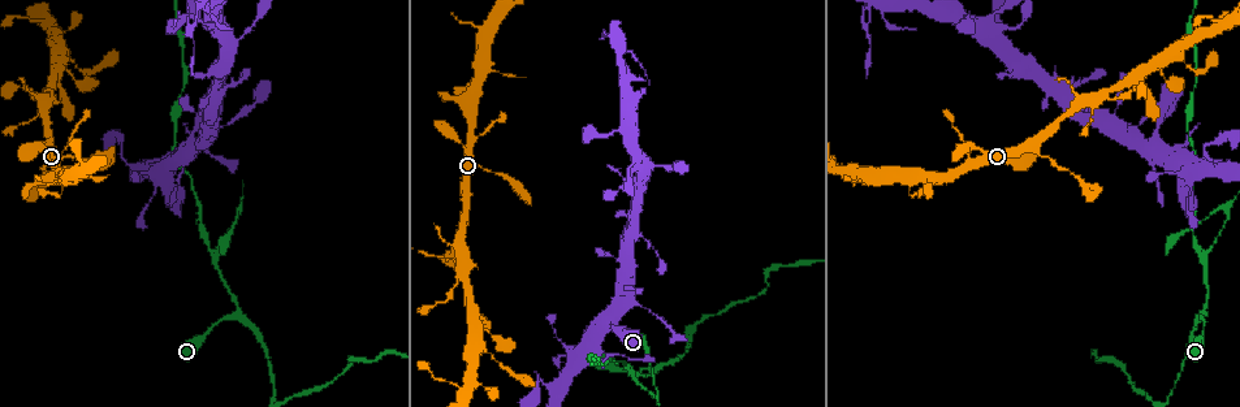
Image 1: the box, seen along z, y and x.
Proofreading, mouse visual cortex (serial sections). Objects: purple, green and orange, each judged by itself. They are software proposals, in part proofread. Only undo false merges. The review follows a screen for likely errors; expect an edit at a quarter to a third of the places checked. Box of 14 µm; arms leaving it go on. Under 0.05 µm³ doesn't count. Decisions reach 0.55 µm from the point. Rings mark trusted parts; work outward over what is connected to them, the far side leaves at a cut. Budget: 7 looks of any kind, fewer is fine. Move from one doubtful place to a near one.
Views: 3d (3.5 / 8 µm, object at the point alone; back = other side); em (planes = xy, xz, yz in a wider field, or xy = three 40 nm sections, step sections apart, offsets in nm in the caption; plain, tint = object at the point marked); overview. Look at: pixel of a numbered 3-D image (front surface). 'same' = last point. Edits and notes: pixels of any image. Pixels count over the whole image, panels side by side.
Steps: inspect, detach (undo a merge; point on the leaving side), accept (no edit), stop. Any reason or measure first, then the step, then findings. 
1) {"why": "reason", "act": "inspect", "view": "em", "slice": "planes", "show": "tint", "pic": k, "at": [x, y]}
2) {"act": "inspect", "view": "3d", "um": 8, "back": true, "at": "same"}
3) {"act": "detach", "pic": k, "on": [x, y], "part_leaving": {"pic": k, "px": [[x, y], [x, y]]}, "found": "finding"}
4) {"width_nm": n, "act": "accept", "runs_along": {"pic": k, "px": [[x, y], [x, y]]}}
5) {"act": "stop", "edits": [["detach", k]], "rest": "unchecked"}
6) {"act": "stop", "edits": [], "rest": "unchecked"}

{"act": "inspect", "view": "3d", "um": 3.5, "pic": 1, "at": [658, 370]}

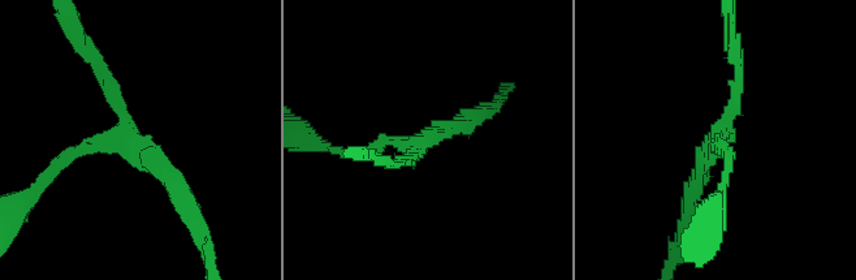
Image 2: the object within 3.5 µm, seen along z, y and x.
{"arms": 3, "arm_widths_nm": [150, 150, 200], "why": "shape alone is not enough", "act": "inspect", "view": "em", "slice": "xy", "step": 5, "show": "plain", "pic": 2, "at": [412, 145]}

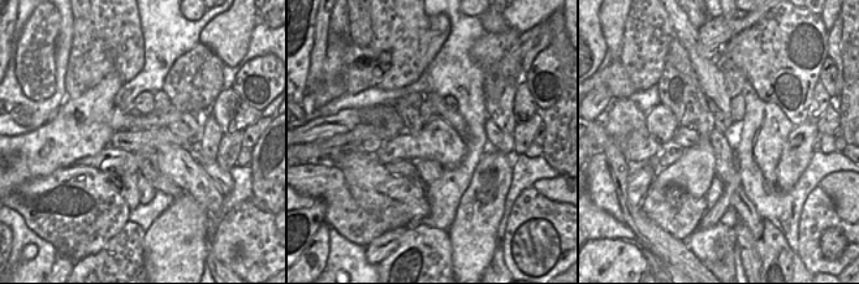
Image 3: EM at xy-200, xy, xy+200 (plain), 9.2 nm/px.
{"act": "inspect", "view": "em", "slice": "xy", "step": 5, "show": "tint", "at": "same"}

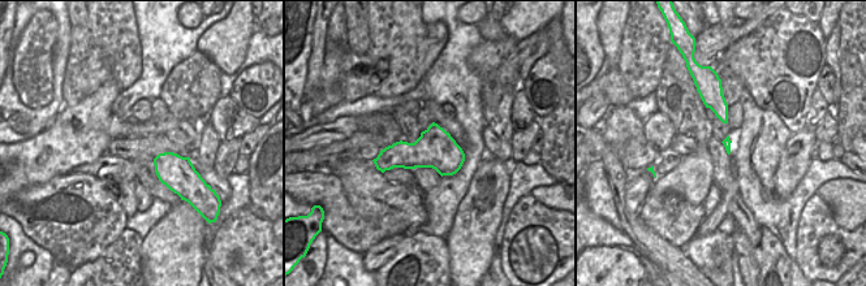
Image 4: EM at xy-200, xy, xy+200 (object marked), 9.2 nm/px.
{"act": "accept", "runs_along": {"pic": 2, "px": [[48, 173], [124, 133], [96, 61]]}, "found": "continuous, no second cell"}

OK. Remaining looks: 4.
{"why": "calibre changes", "act": "inspect", "view": "3d", "um": 3.5, "pic": 1, "at": [629, 370]}

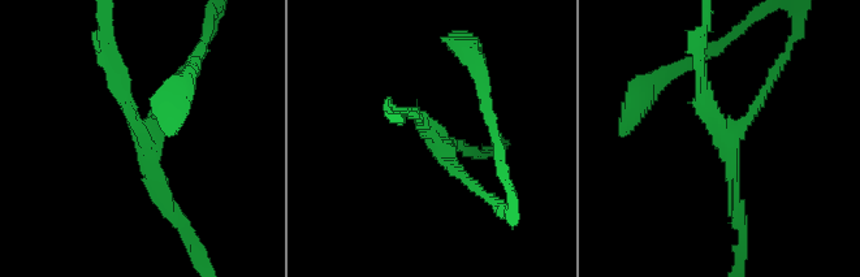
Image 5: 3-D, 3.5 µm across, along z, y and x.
{"arms": 3, "arm_widths_nm": [150, 150, 200], "act": "inspect", "view": "em", "slice": "planes", "show": "tint", "pic": 5, "at": [145, 132]}

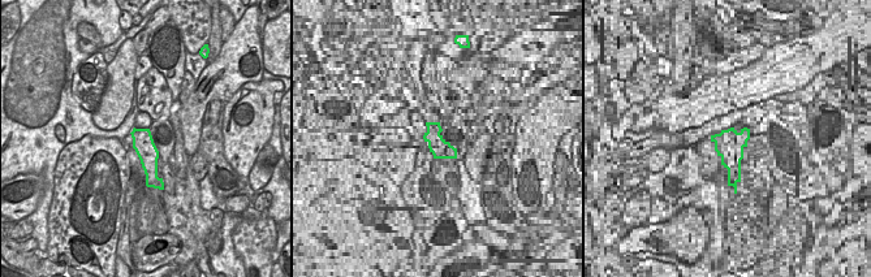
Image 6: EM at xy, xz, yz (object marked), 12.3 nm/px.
{"act": "accept", "runs_along": {"pic": 5, "px": [[172, 215], [143, 130], [108, 66]]}, "found": "continuous, no second cell"}

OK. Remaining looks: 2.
{"why": "two arms in line, one across", "act": "inspect", "view": "3d", "um": 3.5, "pic": 1, "at": [238, 206]}

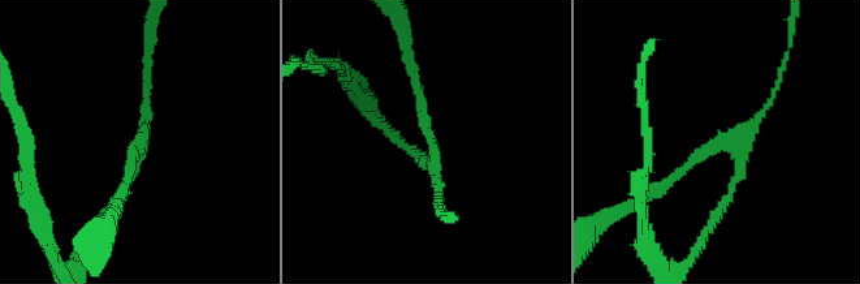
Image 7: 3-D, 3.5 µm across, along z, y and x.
{"act": "accept", "runs_along": {"pic": 7, "px": [[401, 142], [433, 159], [416, 82]]}, "found": "one cell here"}

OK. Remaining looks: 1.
{"act": "stop", "edits": [], "rest": "unchecked"}

